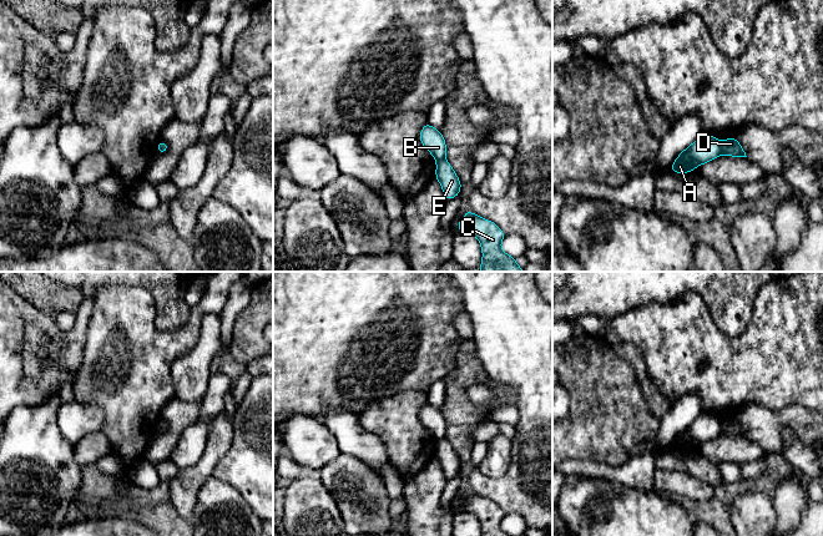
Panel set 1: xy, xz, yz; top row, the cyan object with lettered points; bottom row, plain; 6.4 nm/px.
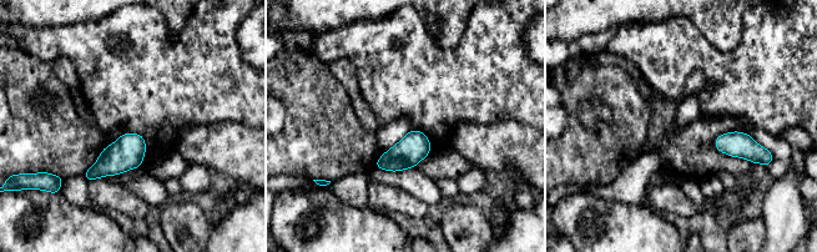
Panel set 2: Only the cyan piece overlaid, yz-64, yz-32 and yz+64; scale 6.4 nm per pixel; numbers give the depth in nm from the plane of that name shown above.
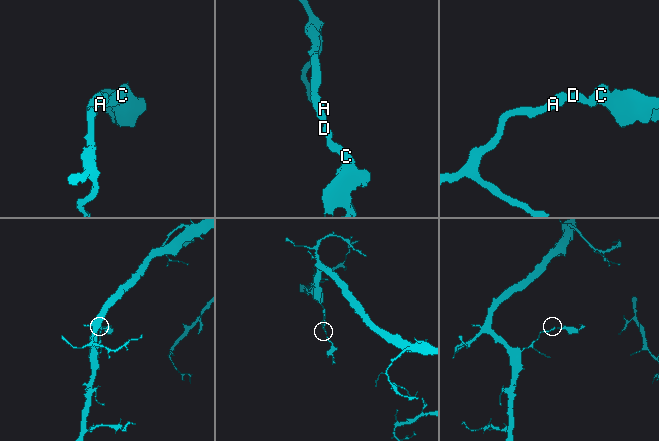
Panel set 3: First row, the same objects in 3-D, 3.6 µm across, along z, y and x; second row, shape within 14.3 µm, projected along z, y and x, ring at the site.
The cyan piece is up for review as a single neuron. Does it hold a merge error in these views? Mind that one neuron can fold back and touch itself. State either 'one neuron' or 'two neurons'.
two neurons

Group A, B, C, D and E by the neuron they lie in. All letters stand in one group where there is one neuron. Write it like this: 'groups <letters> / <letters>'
groups A B / C D E

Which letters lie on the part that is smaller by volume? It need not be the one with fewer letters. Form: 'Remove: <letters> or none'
Remove: C, D, E

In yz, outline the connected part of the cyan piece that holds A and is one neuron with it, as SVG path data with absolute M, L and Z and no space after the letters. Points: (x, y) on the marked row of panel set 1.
M708 133L701 136L675 160L670 171L676 173L688 173L721 155L721 142Z

